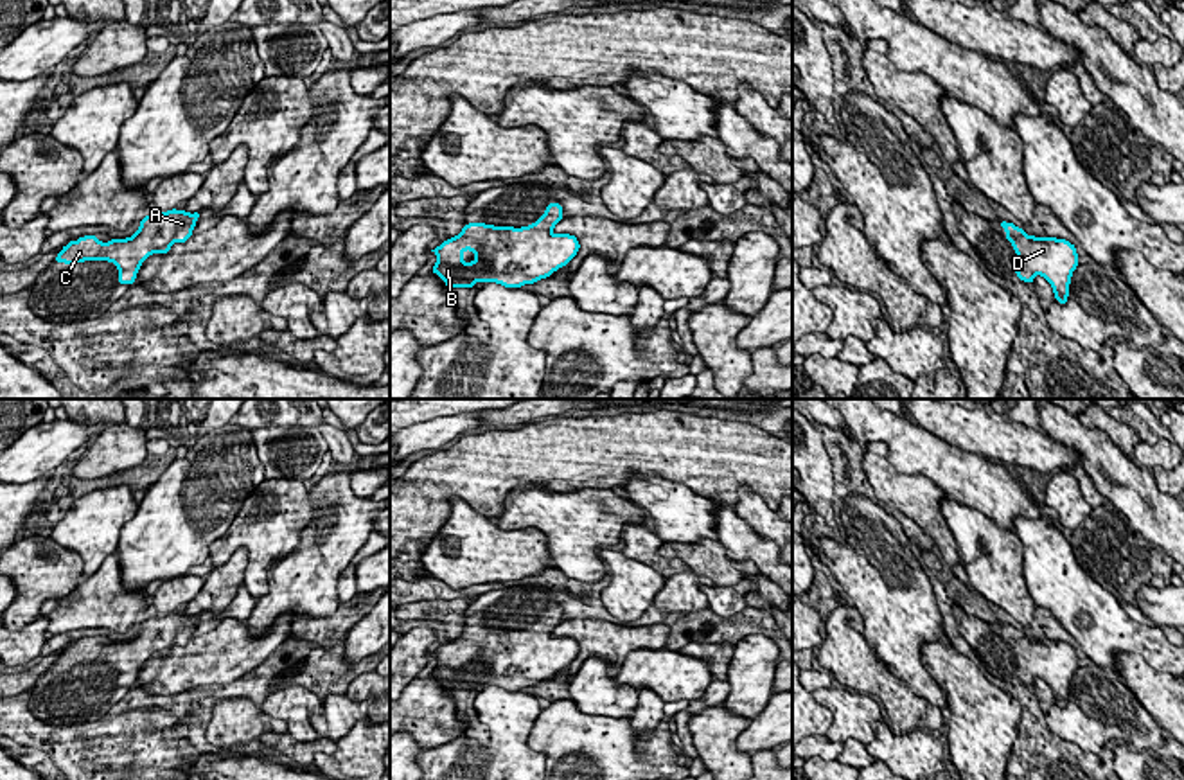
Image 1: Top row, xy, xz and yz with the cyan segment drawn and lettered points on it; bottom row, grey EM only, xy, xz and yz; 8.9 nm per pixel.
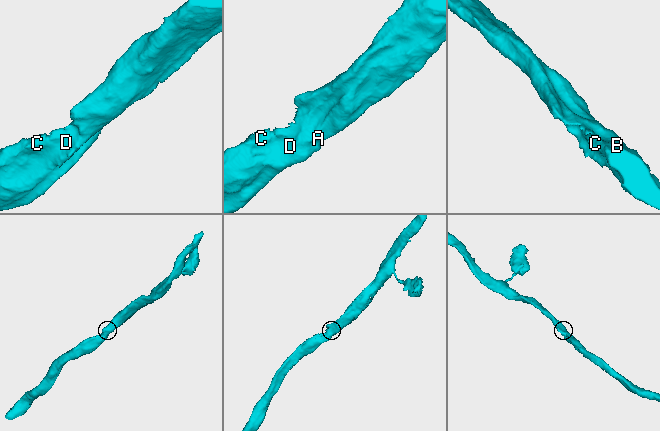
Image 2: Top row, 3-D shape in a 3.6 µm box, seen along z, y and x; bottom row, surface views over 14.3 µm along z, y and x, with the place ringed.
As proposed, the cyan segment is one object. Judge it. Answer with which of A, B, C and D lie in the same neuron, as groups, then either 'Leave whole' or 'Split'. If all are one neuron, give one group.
Groups: A B C D. Leave whole

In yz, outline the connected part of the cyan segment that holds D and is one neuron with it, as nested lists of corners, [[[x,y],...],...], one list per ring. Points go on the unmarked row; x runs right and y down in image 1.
[[[1001,624],[1001,629],[1019,658],[1017,679],[1031,687],[1035,678],[1042,678],[1051,687],[1058,706],[1064,708],[1069,699],[1071,678],[1080,667],[1074,647],[1056,640],[1029,640],[1024,631],[1006,624]]]

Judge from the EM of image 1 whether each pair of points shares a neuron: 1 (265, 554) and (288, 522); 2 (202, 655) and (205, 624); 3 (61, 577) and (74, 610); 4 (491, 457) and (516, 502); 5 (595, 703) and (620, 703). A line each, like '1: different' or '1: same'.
1: same
2: different
3: different
4: different
5: same

